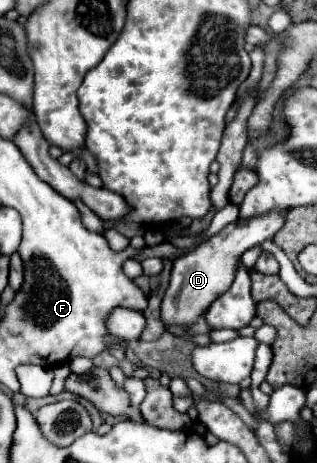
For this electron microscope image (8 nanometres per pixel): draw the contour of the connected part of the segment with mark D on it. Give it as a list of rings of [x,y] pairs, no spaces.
[[[274,211],[272,215],[268,213],[264,217],[230,223],[226,229],[222,229],[218,235],[196,247],[192,253],[176,259],[170,275],[170,285],[162,299],[162,321],[166,325],[192,327],[192,323],[196,323],[196,319],[210,307],[210,303],[220,293],[228,291],[228,287],[236,277],[242,253],[254,245],[260,245],[266,239],[272,239],[274,231],[278,231],[284,225],[284,219],[286,211],[284,213]]]

